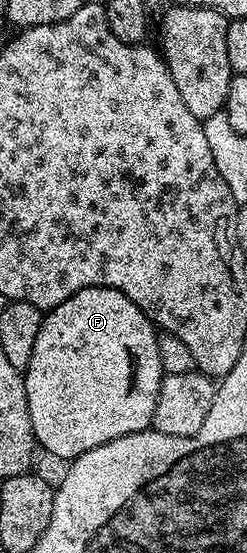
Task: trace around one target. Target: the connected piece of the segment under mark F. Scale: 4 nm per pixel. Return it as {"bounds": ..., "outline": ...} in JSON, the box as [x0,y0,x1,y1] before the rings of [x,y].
{"bounds":[23,286,163,460],"outline":[[[106,286],[83,288],[79,292],[75,292],[75,296],[63,300],[63,304],[59,304],[53,310],[48,311],[42,317],[39,334],[35,336],[35,348],[29,361],[29,367],[23,372],[27,408],[31,416],[31,428],[33,429],[36,445],[40,449],[42,446],[47,453],[54,454],[57,458],[72,460],[80,456],[83,452],[91,452],[91,448],[99,448],[119,436],[127,436],[140,430],[150,429],[153,424],[153,413],[155,412],[155,404],[157,403],[163,377],[161,361],[159,360],[157,335],[158,333],[155,331],[153,323],[149,321],[149,317],[129,297],[123,292],[112,290]]]}

